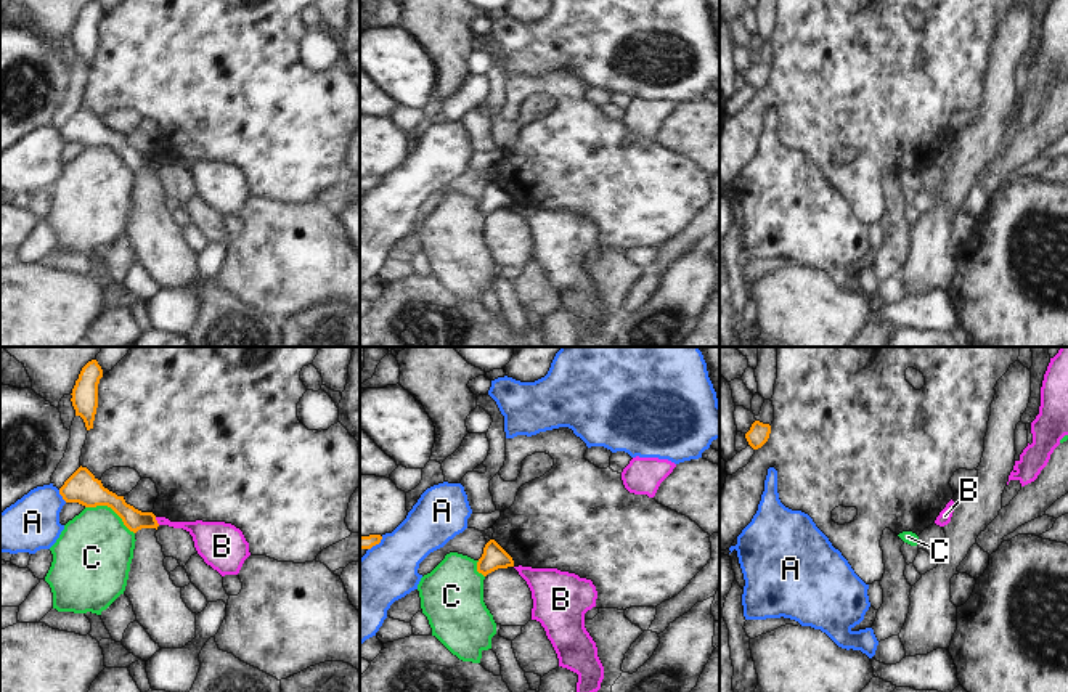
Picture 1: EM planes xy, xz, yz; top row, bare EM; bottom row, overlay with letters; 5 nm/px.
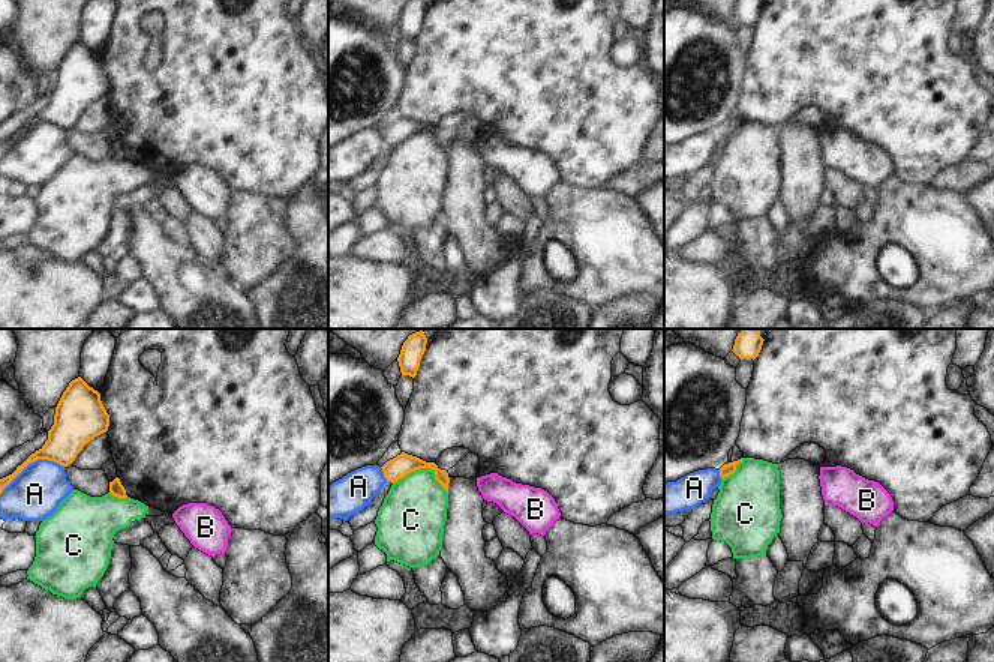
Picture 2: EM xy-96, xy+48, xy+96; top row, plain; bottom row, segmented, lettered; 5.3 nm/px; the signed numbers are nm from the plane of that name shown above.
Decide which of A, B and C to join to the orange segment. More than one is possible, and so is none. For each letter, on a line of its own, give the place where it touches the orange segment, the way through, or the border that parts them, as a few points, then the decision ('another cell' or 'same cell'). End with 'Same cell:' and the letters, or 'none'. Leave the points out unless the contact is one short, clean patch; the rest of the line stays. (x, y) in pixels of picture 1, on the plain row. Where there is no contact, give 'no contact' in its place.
A: meets orange in xy at (61, 135); another cell
B: meets orange in xy at (156, 161); border along xy (154, 158), (159, 164); another cell
C: meets orange in xy at (111, 148); another cell
Same cell: none

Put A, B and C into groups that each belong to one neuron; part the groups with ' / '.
A / B / C

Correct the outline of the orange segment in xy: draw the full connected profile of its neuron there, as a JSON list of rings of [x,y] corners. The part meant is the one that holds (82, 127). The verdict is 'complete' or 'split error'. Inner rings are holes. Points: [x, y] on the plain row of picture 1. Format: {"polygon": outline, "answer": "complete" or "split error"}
{"polygon": [[[79,108],[59,128],[59,135],[66,143],[79,143],[85,148],[108,146],[124,162],[124,165],[137,173],[141,169],[159,167],[153,153],[141,153],[133,146],[127,145],[124,136],[117,136],[103,127],[87,108]]], "answer": "complete"}

